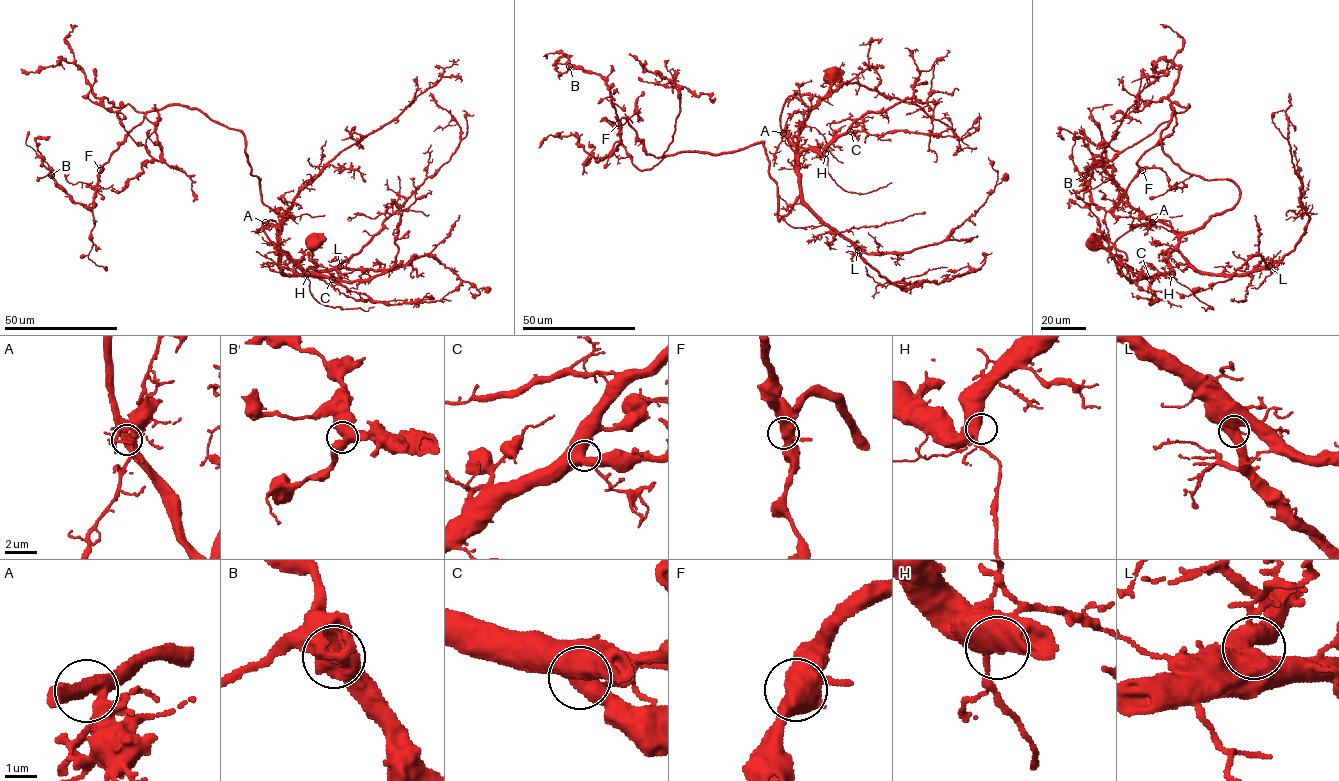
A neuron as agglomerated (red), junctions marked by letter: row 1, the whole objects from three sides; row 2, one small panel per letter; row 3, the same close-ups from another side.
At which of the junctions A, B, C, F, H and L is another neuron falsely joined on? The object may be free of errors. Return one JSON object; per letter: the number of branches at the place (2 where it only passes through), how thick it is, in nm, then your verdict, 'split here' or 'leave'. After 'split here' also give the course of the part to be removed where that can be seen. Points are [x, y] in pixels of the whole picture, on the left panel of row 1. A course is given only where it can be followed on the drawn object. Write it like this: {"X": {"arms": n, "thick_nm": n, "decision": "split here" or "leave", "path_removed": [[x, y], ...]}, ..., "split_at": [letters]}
{"A": {"arms": 3, "thick_nm": 400, "decision": "leave"}, "B": {"arms": 3, "thick_nm": 480, "decision": "leave"}, "C": {"arms": 3, "thick_nm": 480, "decision": "leave"}, "F": {"arms": 3, "thick_nm": 480, "decision": "leave"}, "H": {"arms": 3, "thick_nm": 440, "decision": "leave"}, "L": {"arms": 3, "thick_nm": 480, "decision": "leave"}, "split_at": []}

